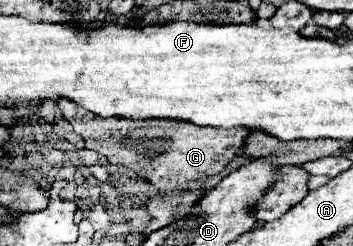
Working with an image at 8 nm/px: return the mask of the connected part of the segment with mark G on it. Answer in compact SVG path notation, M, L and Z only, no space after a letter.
M57 103L63 119L73 125L73 131L85 139L85 147L101 153L113 165L125 165L133 169L139 177L153 183L157 189L165 191L171 187L185 185L187 181L203 181L211 175L223 171L237 151L243 147L243 141L249 129L215 129L215 127L197 127L187 121L133 121L133 119L101 119L91 111L69 103Z

